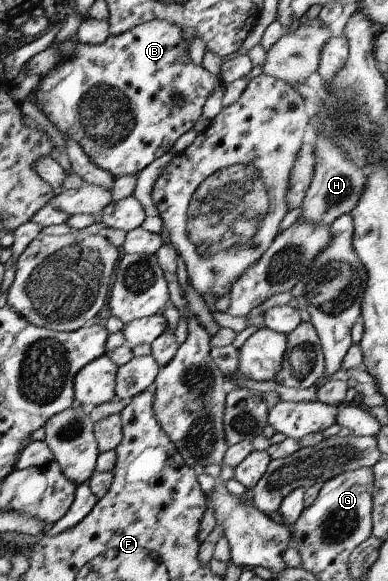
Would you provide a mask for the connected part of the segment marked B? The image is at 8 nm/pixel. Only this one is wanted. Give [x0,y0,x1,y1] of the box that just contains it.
[29,18,222,178]

